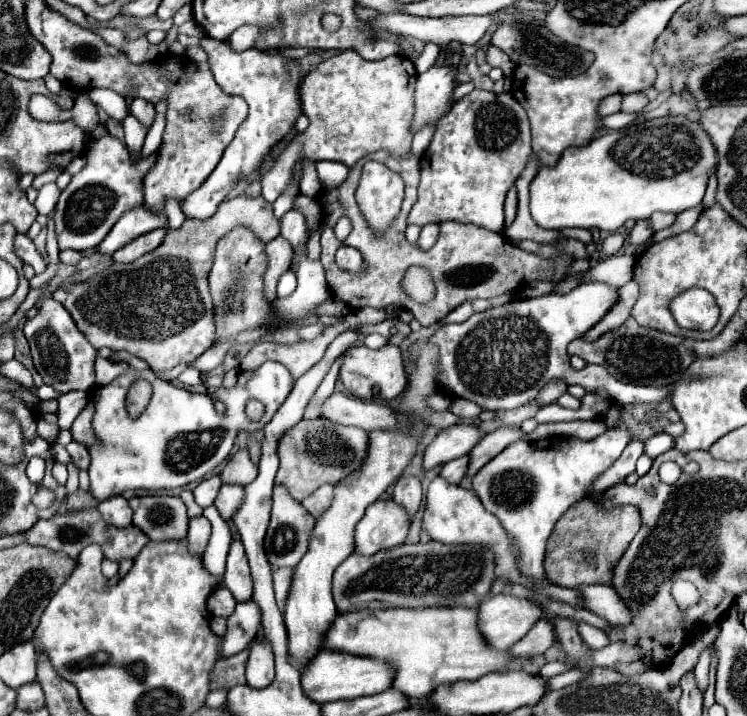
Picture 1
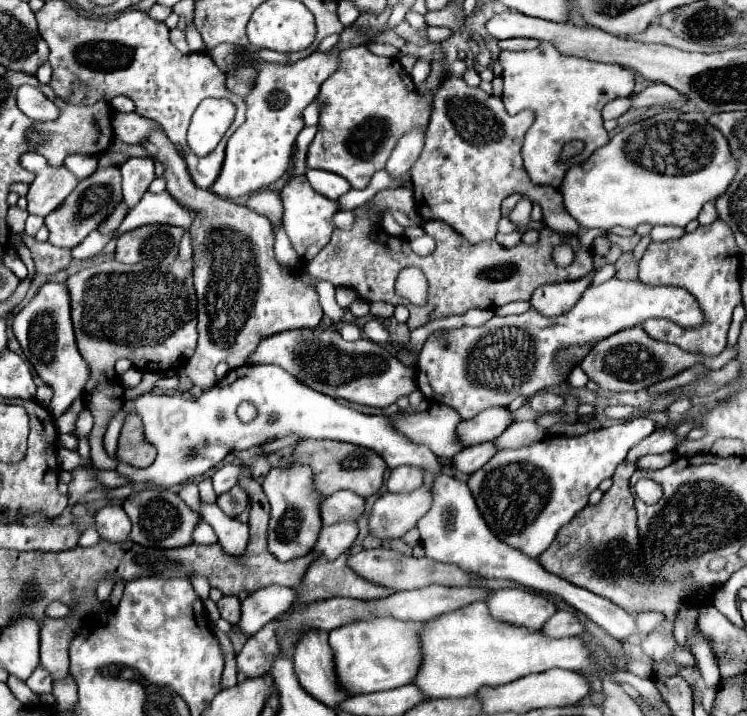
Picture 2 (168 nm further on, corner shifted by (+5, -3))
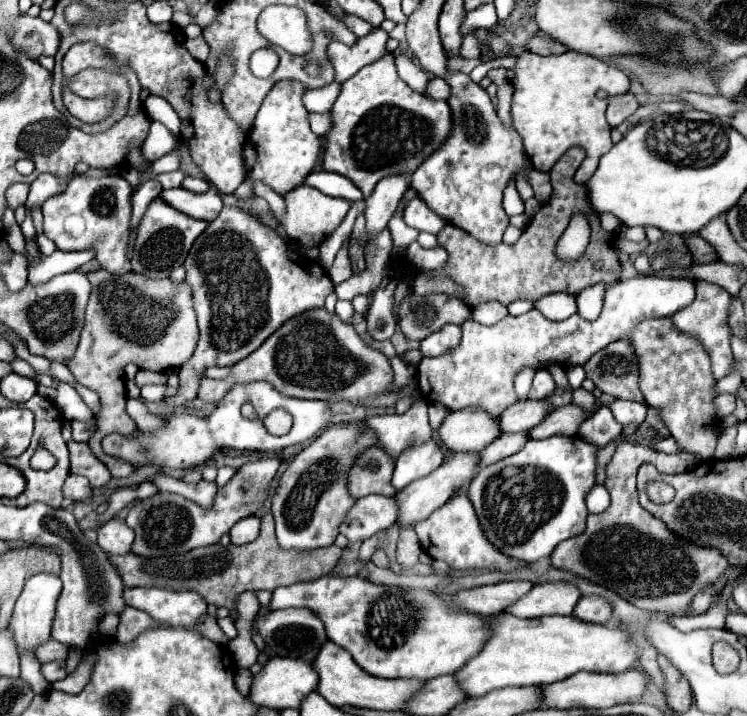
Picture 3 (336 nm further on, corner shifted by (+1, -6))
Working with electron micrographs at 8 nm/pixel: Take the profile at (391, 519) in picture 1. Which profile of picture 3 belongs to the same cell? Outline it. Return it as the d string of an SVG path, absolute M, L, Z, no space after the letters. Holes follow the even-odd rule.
M453 454L449 460L445 460L445 464L441 464L437 470L433 470L429 476L425 476L423 480L415 480L413 484L409 484L407 488L403 488L401 492L395 494L397 502L399 502L399 518L397 524L399 526L413 526L417 520L425 520L429 518L437 508L441 508L459 488L463 488L465 484L469 484L473 480L473 476L479 472L481 468L481 454Z

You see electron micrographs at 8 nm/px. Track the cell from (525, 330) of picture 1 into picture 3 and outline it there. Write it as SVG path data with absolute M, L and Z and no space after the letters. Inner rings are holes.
M635 276L607 286L605 306L595 322L583 320L579 314L563 322L553 322L541 312L531 310L523 316L505 316L495 326L483 326L475 320L461 324L463 336L457 348L435 356L423 358L417 366L417 380L421 396L427 402L441 402L449 410L479 406L493 416L515 404L513 378L523 368L547 368L549 364L583 366L595 352L607 344L623 338L635 324L647 318L673 316L677 310L695 300L695 282L687 278L661 278L661 276Z

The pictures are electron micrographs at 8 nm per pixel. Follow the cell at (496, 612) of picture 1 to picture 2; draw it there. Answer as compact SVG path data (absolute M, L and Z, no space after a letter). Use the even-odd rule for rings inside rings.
M501 589L487 599L487 605L497 621L509 621L509 625L521 625L529 631L539 631L555 613L555 605L545 595L527 589Z

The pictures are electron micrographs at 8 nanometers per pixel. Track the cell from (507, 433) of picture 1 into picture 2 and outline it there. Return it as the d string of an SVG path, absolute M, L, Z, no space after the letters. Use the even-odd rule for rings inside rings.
M515 421L509 425L509 429L505 429L505 433L501 433L501 437L493 439L493 445L497 447L497 451L519 449L529 447L531 443L537 443L543 437L547 437L547 429L537 427L533 421L521 421L521 423Z

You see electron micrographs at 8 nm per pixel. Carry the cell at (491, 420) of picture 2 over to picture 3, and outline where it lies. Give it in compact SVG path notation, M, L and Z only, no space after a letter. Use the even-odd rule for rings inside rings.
M519 400L509 406L501 416L499 424L503 432L529 432L551 412L549 400Z

